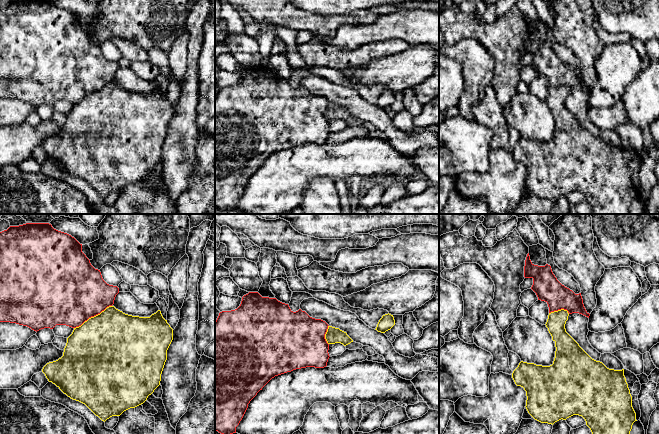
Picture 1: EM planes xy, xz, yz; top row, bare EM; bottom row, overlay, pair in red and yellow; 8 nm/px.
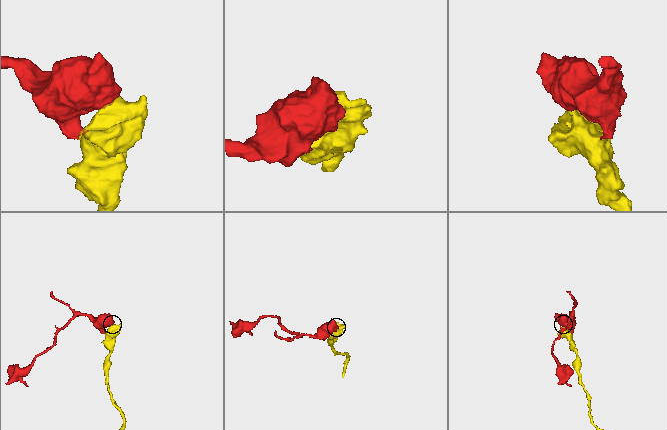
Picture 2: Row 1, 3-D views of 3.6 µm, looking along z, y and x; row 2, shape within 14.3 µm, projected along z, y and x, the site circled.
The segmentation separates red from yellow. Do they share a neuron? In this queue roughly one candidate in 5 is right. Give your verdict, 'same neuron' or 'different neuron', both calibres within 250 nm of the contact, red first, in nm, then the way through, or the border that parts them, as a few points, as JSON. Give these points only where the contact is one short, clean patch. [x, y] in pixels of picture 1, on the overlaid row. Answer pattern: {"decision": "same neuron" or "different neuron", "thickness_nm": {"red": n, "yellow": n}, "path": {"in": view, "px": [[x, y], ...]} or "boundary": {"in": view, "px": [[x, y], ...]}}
{"decision": "same neuron", "thickness_nm": {"red": 500, "yellow": 480}}

